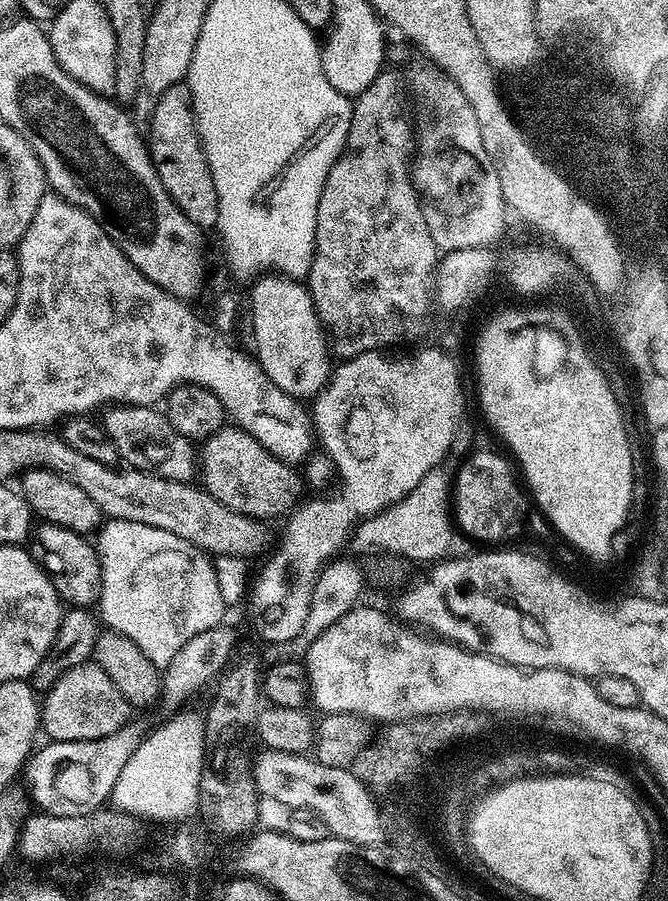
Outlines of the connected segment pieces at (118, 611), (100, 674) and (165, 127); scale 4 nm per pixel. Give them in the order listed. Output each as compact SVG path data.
M109 519L99 529L99 536L102 570L99 619L111 631L121 632L130 642L134 642L134 646L138 646L138 650L142 650L142 654L146 654L156 668L167 668L170 658L174 658L174 654L178 654L178 650L182 650L190 638L198 638L198 634L225 623L226 605L222 590L218 590L216 566L203 550L178 538L178 534L170 534L170 530L158 530L158 526L146 526L142 522Z
M95 662L79 664L66 674L62 674L62 678L58 678L58 682L54 682L52 689L43 697L42 732L43 735L48 735L47 739L52 742L105 739L110 734L117 732L123 724L129 723L128 712L130 713L130 706L126 702L126 698L122 698L118 686L114 686L114 682L110 682L106 670L102 670L100 665Z
M187 83L170 86L170 90L158 98L158 106L154 106L154 114L146 130L146 143L158 178L162 186L166 186L166 194L170 194L178 210L182 210L182 214L186 214L186 218L190 218L190 222L201 230L215 229L218 222L218 190L214 190L214 178L206 162L204 145L200 143Z

